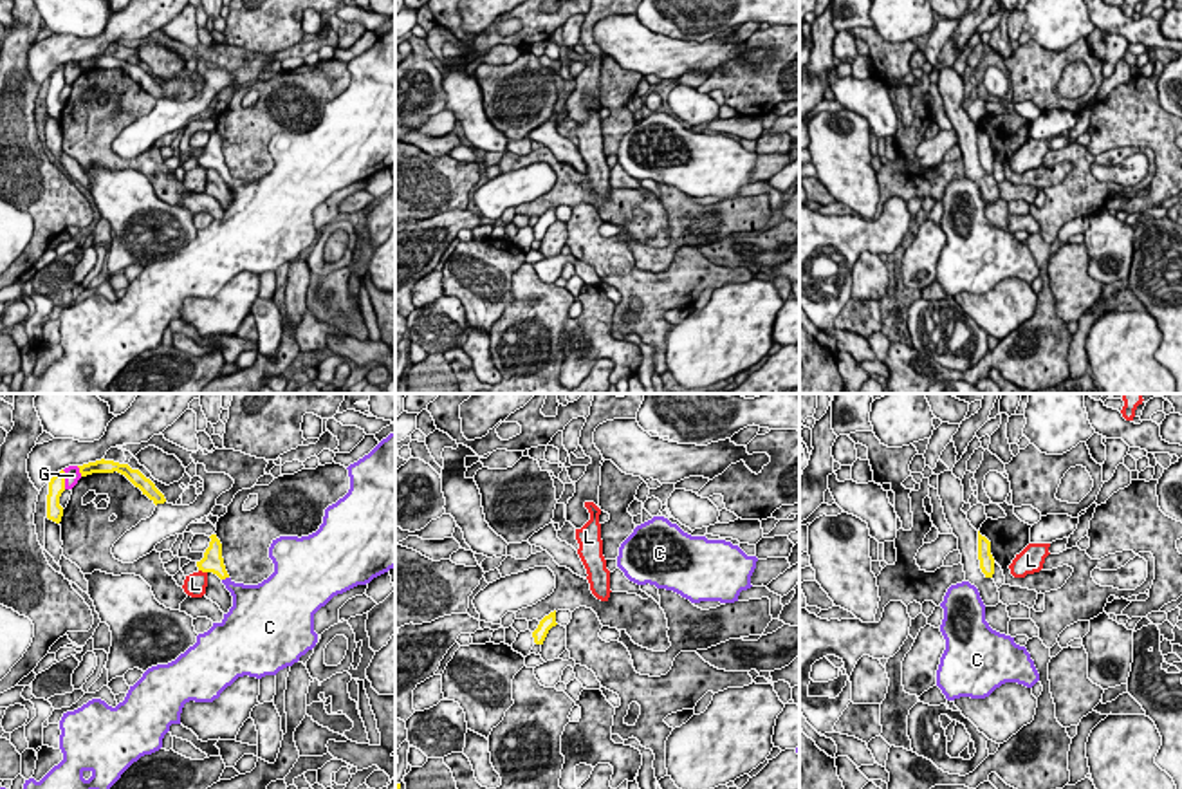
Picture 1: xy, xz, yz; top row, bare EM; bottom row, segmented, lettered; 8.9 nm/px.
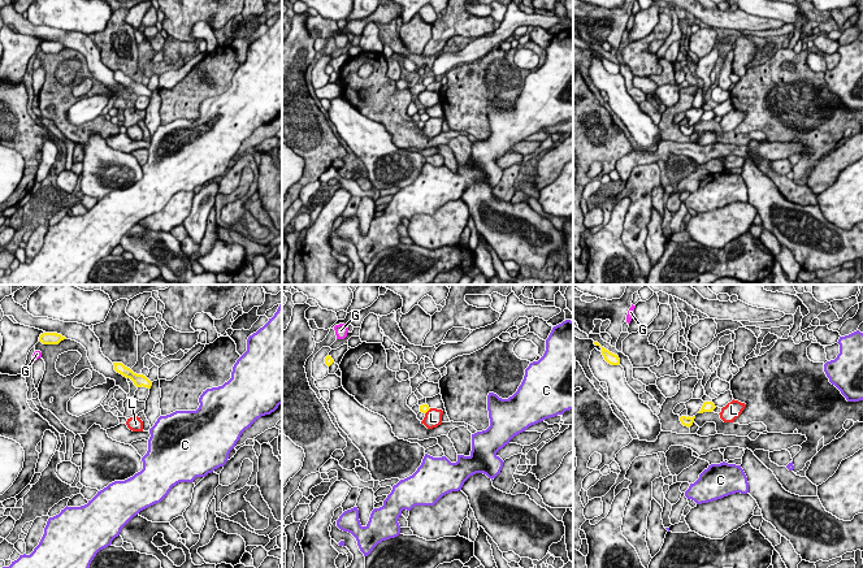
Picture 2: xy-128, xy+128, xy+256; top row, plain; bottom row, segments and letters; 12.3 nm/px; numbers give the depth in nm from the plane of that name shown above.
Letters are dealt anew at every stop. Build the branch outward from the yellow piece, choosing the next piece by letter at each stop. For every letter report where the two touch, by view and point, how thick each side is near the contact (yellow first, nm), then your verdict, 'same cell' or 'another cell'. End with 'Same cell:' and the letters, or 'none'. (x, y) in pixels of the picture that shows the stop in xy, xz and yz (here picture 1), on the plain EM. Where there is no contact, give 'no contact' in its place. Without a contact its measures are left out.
C: meets yellow in xy at (224, 174); 190 nm thick on the yellow side, 220 nm on the other; same cell
G: meets yellow in xy at (64, 74); 160 nm thick on the yellow side, 140 nm on the other; another cell
L: meets yellow in xy at (203, 167); 190 nm thick on the yellow side, 200 nm on the other; another cell
Same cell: C

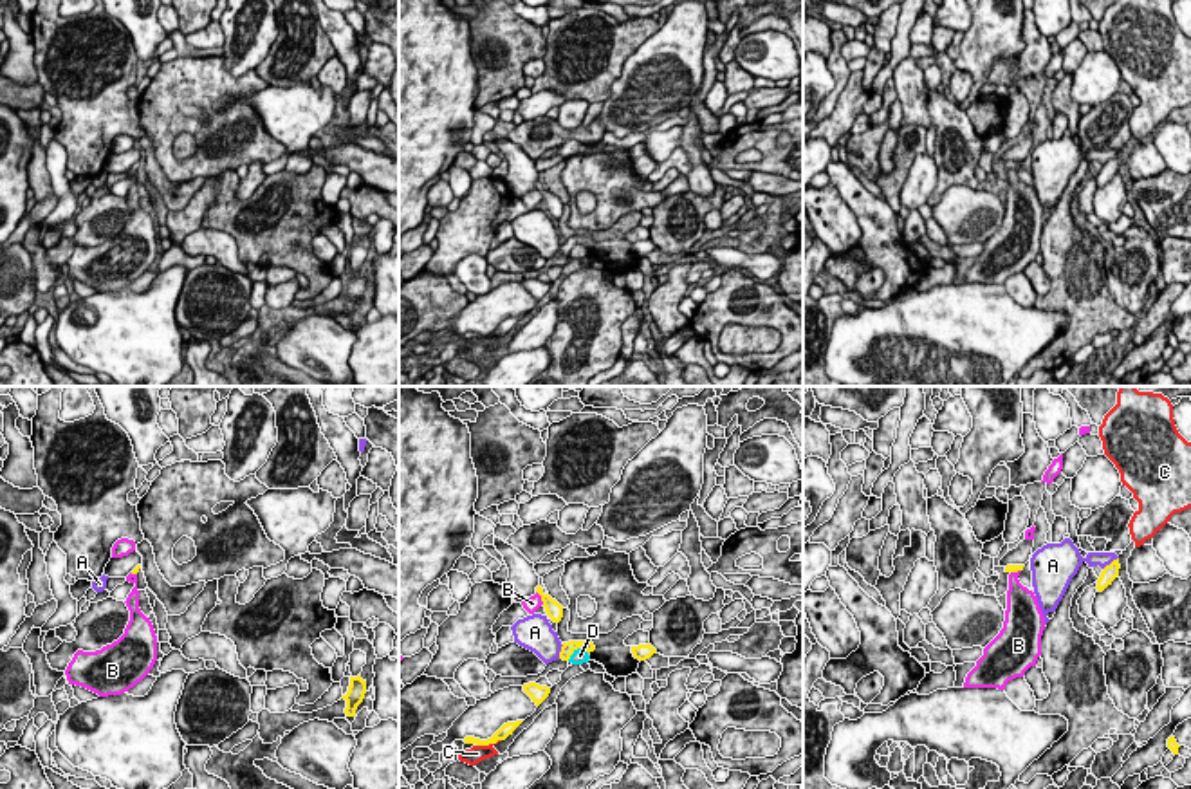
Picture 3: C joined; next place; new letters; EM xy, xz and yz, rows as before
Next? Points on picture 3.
A: meets yellow in yz at (1112, 157); 140 nm thick on the yellow side, 130 nm on the other; another cell
B: meets yellow in xz at (542, 194); 160 nm thick on the yellow side, 140 nm on the other; another cell
C: meets yellow in xz at (488, 340); 120 nm thick on the yellow side, 160 nm on the other; another cell
D: meets yellow in xz at (578, 242); 120 nm thick on the yellow side, 130 nm on the other; another cell
Same cell: none

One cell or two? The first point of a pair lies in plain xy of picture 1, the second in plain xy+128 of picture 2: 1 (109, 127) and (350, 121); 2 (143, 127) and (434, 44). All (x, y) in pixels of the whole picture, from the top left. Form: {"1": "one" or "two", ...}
{"1": "two", "2": "two"}

